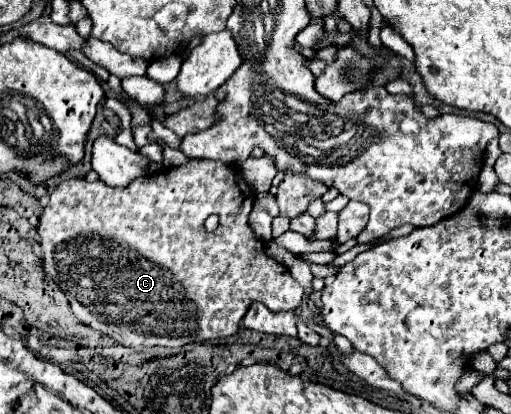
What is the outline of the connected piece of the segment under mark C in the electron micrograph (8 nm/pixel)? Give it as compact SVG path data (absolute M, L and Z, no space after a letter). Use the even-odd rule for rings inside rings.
M190 160L188 164L178 166L178 168L166 168L166 170L162 170L158 174L136 178L124 188L108 186L102 180L88 182L84 178L72 178L72 180L66 180L66 182L62 182L60 186L56 186L52 190L50 200L44 206L42 216L38 218L36 232L40 236L42 270L66 294L74 316L82 324L86 324L86 326L102 332L102 334L108 334L118 344L130 346L134 350L142 350L144 346L178 348L178 346L184 346L184 344L190 344L190 342L226 338L226 336L232 336L232 334L236 334L240 330L240 320L244 318L244 312L248 310L248 306L252 302L262 302L272 312L282 312L282 310L296 310L300 306L300 302L302 302L302 296L304 296L304 288L290 276L288 268L284 264L276 262L274 258L270 258L266 254L266 242L254 236L254 232L252 232L252 228L248 224L248 216L252 212L252 204L254 204L254 190L248 184L244 184L242 174L236 168L232 168L232 166L224 166L220 162L210 162L210 160ZM210 214L218 214L220 216L220 224L218 224L218 228L214 232L206 232L204 230L204 220Z

